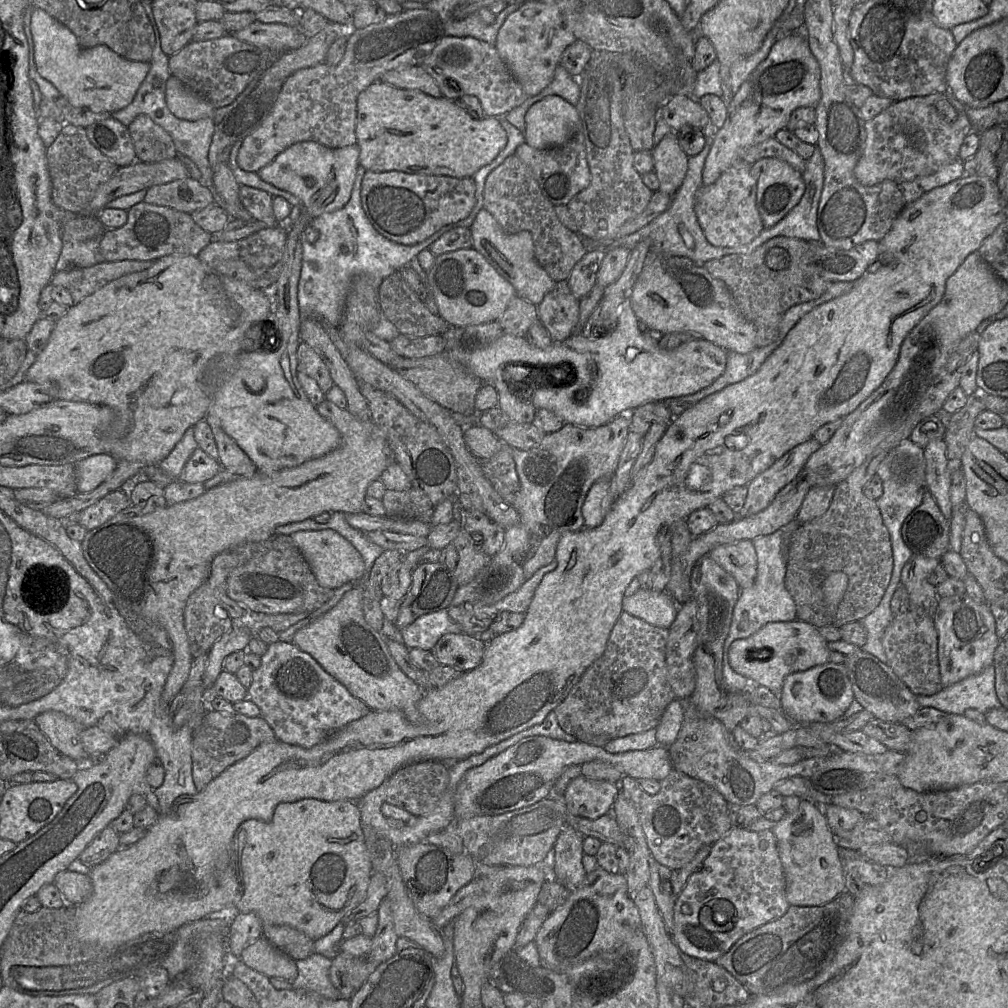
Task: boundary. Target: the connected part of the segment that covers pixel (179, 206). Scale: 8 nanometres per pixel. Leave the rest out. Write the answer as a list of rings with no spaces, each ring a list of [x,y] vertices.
[[[190,177],[147,188],[144,202],[191,214],[214,204],[211,191]]]

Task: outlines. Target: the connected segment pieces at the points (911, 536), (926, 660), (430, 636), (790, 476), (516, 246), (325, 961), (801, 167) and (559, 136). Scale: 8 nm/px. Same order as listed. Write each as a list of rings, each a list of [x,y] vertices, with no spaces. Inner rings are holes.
[[[925,490],[921,504],[904,520],[901,537],[913,555],[941,558],[949,548],[950,523]]]
[[[911,608],[894,616],[885,629],[882,646],[886,664],[914,695],[930,696],[943,689],[938,662],[938,633],[932,616],[922,608]]]
[[[446,609],[419,616],[410,625],[400,630],[402,630],[403,644],[407,648],[429,651],[444,634],[464,634],[460,625],[450,618]]]
[[[811,438],[789,450],[758,474],[749,483],[744,505],[736,517],[749,517],[768,507],[782,488],[802,476],[807,460],[820,447],[821,444]]]
[[[485,208],[478,212],[470,231],[472,247],[480,252],[497,272],[513,285],[517,296],[537,306],[545,294],[553,289],[556,282],[537,262],[532,235],[529,231],[513,234],[504,231]]]
[[[312,953],[307,958],[296,961],[298,974],[292,981],[296,990],[315,992],[327,999],[346,999],[332,985],[329,970],[332,960],[320,954]]]
[[[774,137],[748,148],[743,155],[742,161],[748,164],[753,164],[754,162],[766,157],[773,157],[787,162],[801,174],[806,168],[806,160],[780,143]]]
[[[557,95],[533,104],[525,115],[525,142],[535,149],[548,149],[566,143],[580,130],[577,108]]]

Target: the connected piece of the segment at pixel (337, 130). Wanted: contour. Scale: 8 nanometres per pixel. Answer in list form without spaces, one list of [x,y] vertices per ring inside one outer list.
[[[426,8],[407,9],[397,14],[390,14],[390,15],[386,14],[385,19],[381,22],[368,25],[367,27],[361,29],[350,28],[349,30],[347,30],[346,47],[343,58],[337,65],[332,66],[328,65],[326,62],[323,62],[316,66],[299,69],[285,80],[282,90],[275,102],[275,105],[271,110],[271,112],[269,113],[269,115],[267,116],[267,118],[254,132],[252,132],[243,140],[242,146],[238,153],[239,166],[243,170],[248,172],[258,172],[260,169],[270,164],[285,149],[287,149],[288,147],[297,142],[314,141],[331,149],[338,149],[356,144],[357,138],[355,130],[356,130],[358,95],[372,83],[380,81],[381,76],[387,71],[404,66],[421,65],[423,60],[429,55],[435,44],[442,36],[443,36],[443,24],[438,14]]]

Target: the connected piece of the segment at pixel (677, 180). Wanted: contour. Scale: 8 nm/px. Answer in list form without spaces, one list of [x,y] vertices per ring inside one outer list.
[[[670,132],[651,151],[654,169],[662,193],[674,196],[681,186],[688,167],[689,156],[678,142],[678,134]]]

